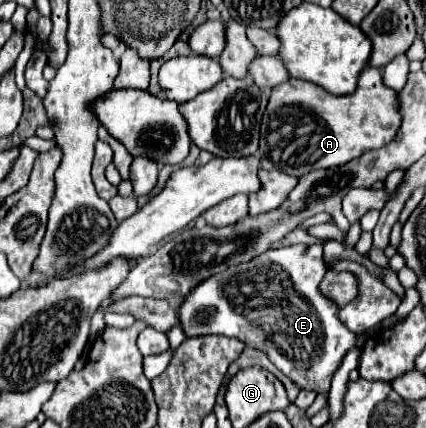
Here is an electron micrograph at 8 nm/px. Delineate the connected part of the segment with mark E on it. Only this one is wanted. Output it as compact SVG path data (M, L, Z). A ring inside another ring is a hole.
M289 245L275 251L267 251L249 263L229 267L219 275L209 277L181 303L181 325L187 337L197 335L225 335L243 341L247 347L263 351L271 363L283 371L299 389L309 389L315 393L329 393L333 373L339 369L343 357L357 347L357 335L351 333L337 319L337 305L325 299L317 285L321 283L327 267L323 263L321 245Z

